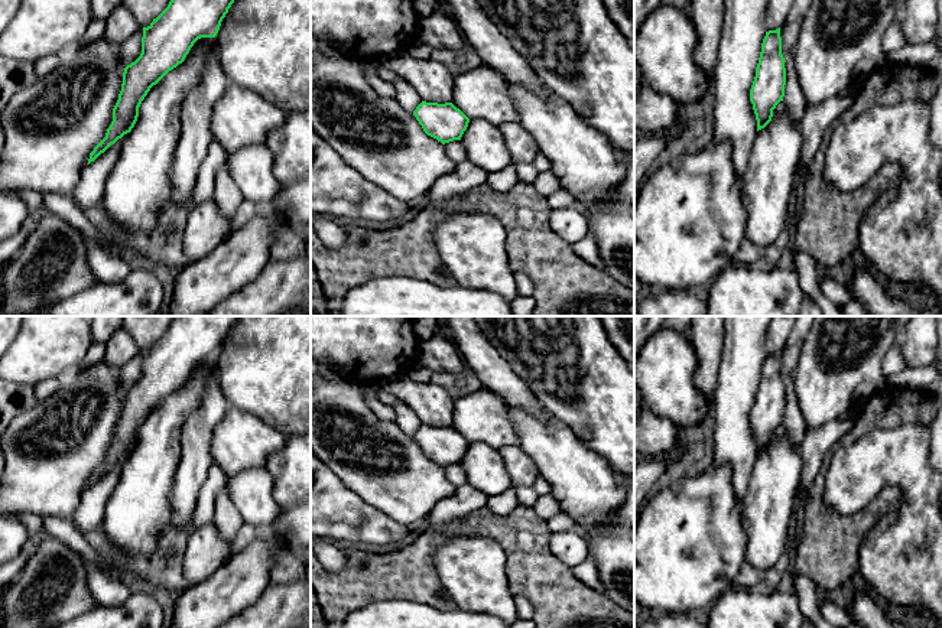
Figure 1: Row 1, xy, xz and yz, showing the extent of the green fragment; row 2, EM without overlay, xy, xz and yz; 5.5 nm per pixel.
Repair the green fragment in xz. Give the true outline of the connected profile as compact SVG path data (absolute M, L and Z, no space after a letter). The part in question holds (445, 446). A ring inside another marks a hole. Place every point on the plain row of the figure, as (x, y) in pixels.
M422 424L413 439L423 455L442 468L459 463L467 474L468 485L488 497L513 488L498 450L483 442L470 443L452 426Z

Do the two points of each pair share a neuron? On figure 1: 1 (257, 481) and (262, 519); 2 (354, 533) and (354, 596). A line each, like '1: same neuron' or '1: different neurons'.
1: same neuron
2: different neurons

